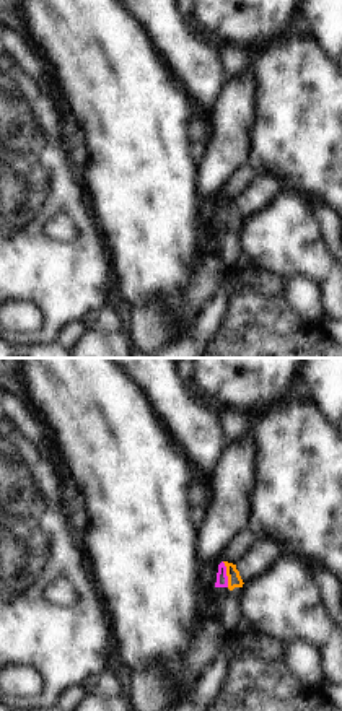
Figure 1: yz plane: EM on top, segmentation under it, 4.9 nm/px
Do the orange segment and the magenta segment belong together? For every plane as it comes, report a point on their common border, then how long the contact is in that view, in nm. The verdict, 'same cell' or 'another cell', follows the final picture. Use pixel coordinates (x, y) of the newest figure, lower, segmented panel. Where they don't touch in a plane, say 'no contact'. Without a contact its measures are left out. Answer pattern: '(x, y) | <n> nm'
(227, 575) | 130 nm

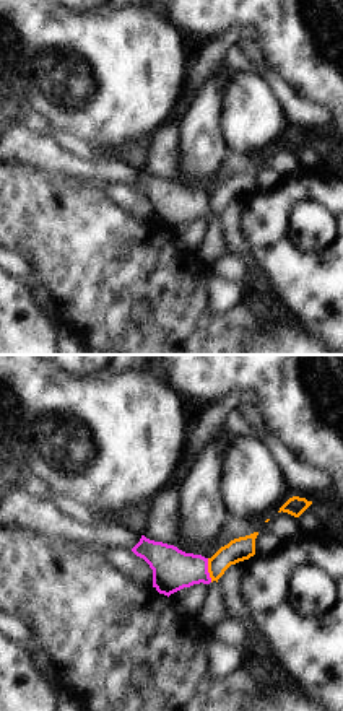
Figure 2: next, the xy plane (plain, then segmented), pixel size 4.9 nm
(208, 570) | 120 nm

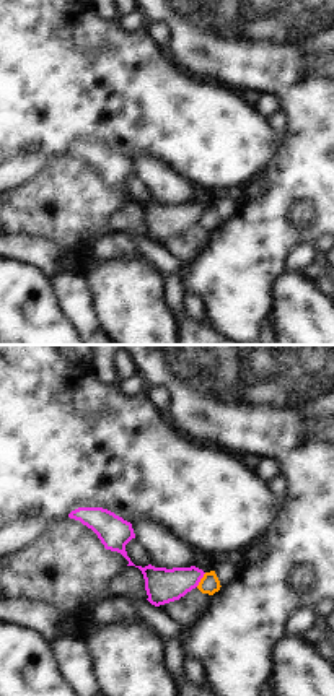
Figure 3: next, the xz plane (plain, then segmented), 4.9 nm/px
(201, 579) | 90 nm

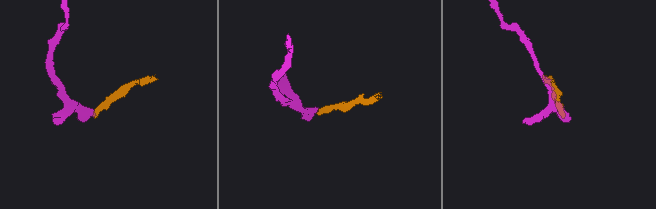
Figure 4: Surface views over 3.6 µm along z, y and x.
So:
another cell

